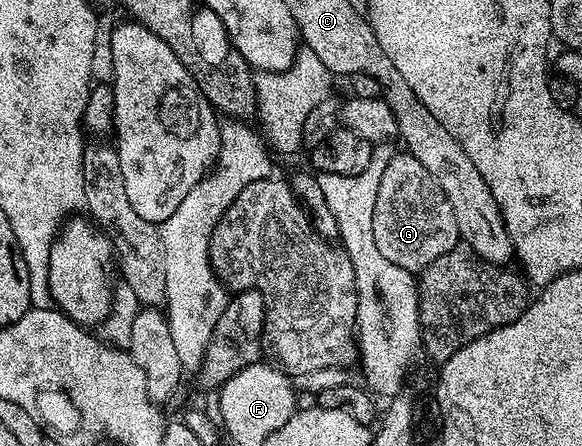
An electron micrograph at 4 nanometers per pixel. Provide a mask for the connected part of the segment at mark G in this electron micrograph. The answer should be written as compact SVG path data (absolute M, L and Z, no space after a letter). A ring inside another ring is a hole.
M400 150L397 156L389 158L384 169L379 169L378 198L374 202L374 243L389 262L394 262L394 266L402 266L402 270L413 274L423 273L439 256L455 252L461 243L457 219L446 194L426 166L422 166L418 158L414 158L407 150Z

